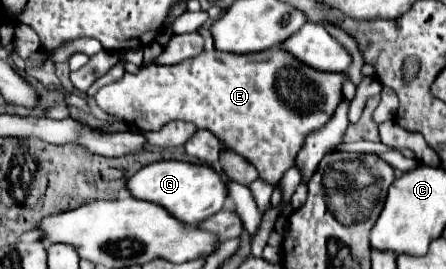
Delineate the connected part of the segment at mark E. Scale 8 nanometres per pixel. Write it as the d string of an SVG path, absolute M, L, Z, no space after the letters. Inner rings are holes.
M282 47L242 55L214 49L178 65L150 65L142 67L134 75L126 73L120 81L102 87L96 93L96 103L102 111L128 123L140 133L158 131L176 119L194 123L198 129L210 129L232 151L252 163L262 181L278 185L282 175L294 165L294 157L298 155L298 149L302 149L302 141L314 133L314 129L322 129L322 125L326 125L326 121L334 115L338 101L342 101L342 85L346 79L348 73L322 73L318 69L310 69L310 65L302 65L302 61L298 61L292 53L286 53Z

